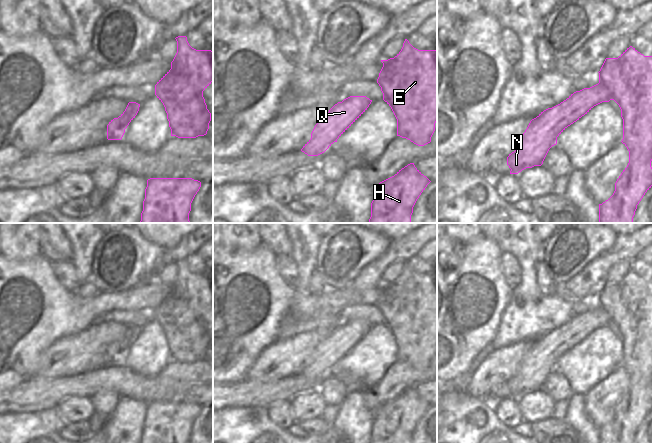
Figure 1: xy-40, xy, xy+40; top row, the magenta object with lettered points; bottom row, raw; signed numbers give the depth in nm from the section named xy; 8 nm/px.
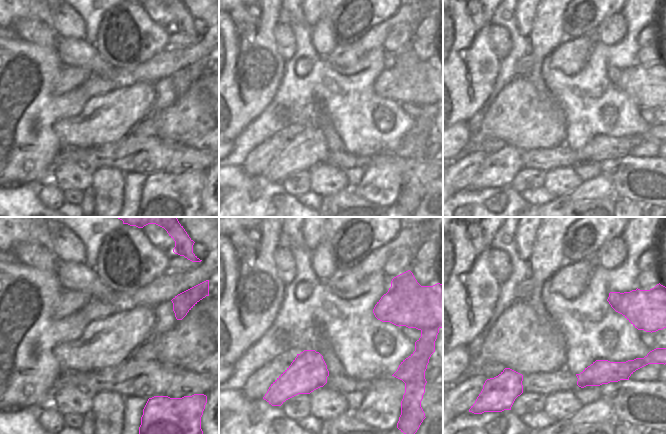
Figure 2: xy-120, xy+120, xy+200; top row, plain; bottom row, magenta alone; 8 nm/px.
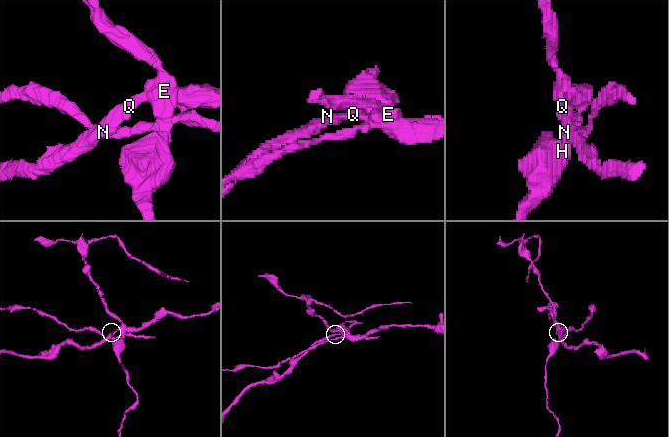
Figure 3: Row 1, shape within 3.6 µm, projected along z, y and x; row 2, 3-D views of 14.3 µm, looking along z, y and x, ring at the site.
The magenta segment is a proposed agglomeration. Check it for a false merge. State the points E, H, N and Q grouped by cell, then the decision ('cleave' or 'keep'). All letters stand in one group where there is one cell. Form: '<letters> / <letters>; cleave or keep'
E H / N Q; cleave

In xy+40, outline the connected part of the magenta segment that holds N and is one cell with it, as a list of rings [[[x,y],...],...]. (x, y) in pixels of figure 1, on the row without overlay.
[[[602,306],[571,318],[560,328],[548,332],[532,343],[517,373],[507,381],[510,398],[541,390],[557,361],[594,330],[611,324],[611,317]]]

